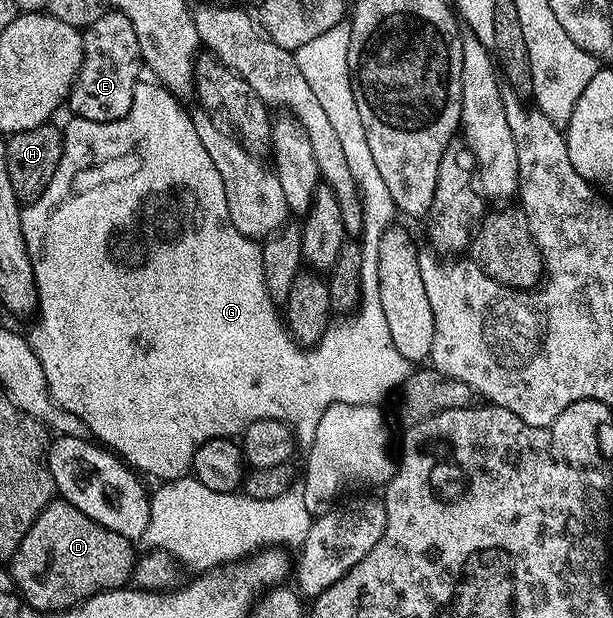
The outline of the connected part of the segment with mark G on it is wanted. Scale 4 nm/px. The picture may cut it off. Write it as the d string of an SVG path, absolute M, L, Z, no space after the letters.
M337 23L330 26L330 28L328 28L328 30L324 33L318 35L316 39L310 39L310 43L306 43L302 47L298 47L294 50L294 56L296 58L296 62L298 63L298 71L302 71L302 76L306 78L306 83L310 83L310 88L314 90L314 95L318 98L318 103L322 103L324 105L326 116L330 119L330 124L332 124L333 130L337 135L338 143L342 143L342 152L346 155L346 163L350 166L350 168L352 168L352 174L356 180L356 187L360 190L360 199L364 203L364 227L362 230L362 240L360 241L360 250L362 251L360 304L351 315L344 315L339 319L336 319L340 321L333 320L331 324L329 324L328 329L322 335L322 339L317 341L314 347L308 348L299 344L292 338L292 334L288 332L284 324L284 318L278 312L277 302L273 301L270 291L266 287L266 275L264 274L264 263L262 261L261 242L251 237L247 237L246 235L242 235L242 231L238 231L238 227L234 227L234 223L230 219L230 211L226 207L226 187L222 187L222 175L218 175L218 167L214 167L214 163L210 159L210 155L206 151L206 147L202 147L202 143L198 139L198 131L194 131L192 113L189 112L189 110L184 110L183 107L176 102L179 101L177 94L171 93L159 83L153 83L148 79L141 80L140 84L134 87L134 95L132 96L132 102L130 103L130 111L122 119L118 119L117 121L94 123L90 119L72 117L71 120L69 120L69 125L67 126L65 124L63 126L62 132L64 134L64 150L62 151L62 159L58 163L58 167L54 171L54 175L50 179L50 183L46 187L46 191L42 191L42 195L38 200L27 202L27 204L25 204L20 210L20 218L22 219L22 235L26 239L26 251L30 255L30 263L34 267L34 279L36 280L36 304L38 306L38 318L40 317L40 325L36 325L32 329L30 344L34 355L38 357L38 363L42 367L42 371L46 375L48 394L52 396L52 400L55 401L58 407L62 407L66 411L70 411L70 415L78 415L78 419L82 419L82 423L86 423L89 434L91 434L91 436L95 438L99 444L111 449L117 457L123 459L127 462L127 464L131 465L132 468L136 470L137 474L143 475L145 478L180 477L177 481L168 481L165 485L158 486L156 493L154 489L154 492L150 497L150 519L148 520L146 531L144 532L142 539L144 543L147 542L146 545L149 548L162 550L164 553L168 553L171 557L175 558L181 566L186 565L188 568L192 569L191 572L194 573L207 572L208 570L214 569L220 565L228 564L232 561L243 560L245 557L255 552L259 552L263 548L283 546L285 544L283 541L296 541L295 543L303 542L303 539L310 531L310 527L312 526L312 522L314 520L314 514L310 511L306 511L306 503L304 502L303 492L296 487L289 487L285 493L278 495L272 501L270 499L254 499L252 501L248 497L245 497L243 492L240 491L235 493L210 491L210 487L206 487L203 483L197 481L195 477L189 475L194 455L202 443L206 443L210 439L218 439L219 437L232 437L233 435L243 434L245 427L247 427L250 423L254 423L258 419L274 419L275 421L279 421L281 425L290 427L291 432L295 434L299 440L301 437L301 439L304 440L304 443L311 442L314 431L318 427L318 419L322 419L322 415L326 411L326 407L330 407L334 403L376 405L377 402L379 402L379 397L386 396L391 389L394 389L394 391L399 390L402 384L404 384L404 381L407 379L408 374L414 369L413 362L407 361L407 359L405 359L402 355L398 355L398 347L394 347L394 339L390 339L390 327L386 327L386 314L382 311L380 284L378 283L378 247L380 246L382 235L386 232L386 230L393 228L395 221L392 220L394 220L395 217L398 217L398 210L396 204L394 203L394 199L390 199L390 190L387 189L386 183L383 181L382 175L378 171L378 166L374 164L374 155L370 152L370 143L366 143L366 127L362 127L362 118L360 118L360 114L358 112L358 103L354 103L354 91L352 90L352 84L350 83L350 67L348 66L348 48L350 47L351 30L351 24Z

